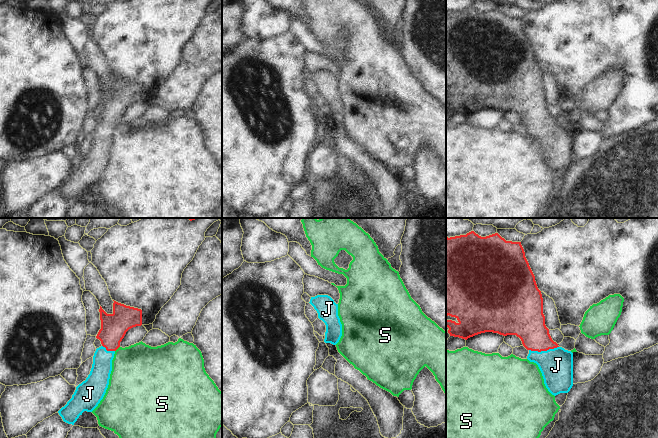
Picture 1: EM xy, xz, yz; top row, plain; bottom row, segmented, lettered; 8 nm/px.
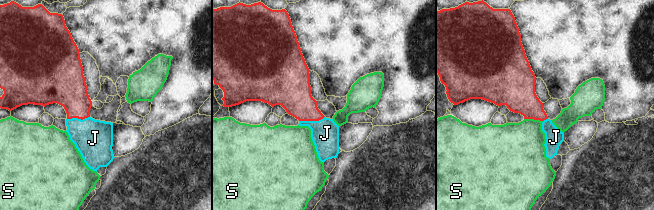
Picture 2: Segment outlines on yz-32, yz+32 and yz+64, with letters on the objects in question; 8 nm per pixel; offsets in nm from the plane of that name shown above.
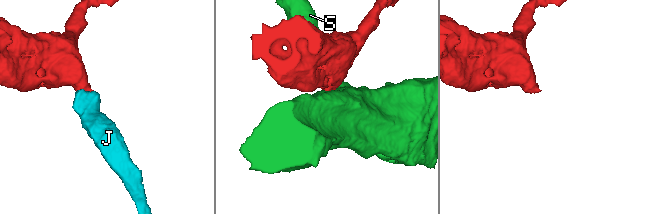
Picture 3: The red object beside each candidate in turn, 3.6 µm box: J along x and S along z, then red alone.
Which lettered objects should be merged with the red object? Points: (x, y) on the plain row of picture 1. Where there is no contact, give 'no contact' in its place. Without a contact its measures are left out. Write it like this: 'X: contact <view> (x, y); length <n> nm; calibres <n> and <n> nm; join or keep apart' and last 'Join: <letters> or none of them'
J: contact yz (543, 126); length 240 nm; calibres 280 and 280 nm; join
S: contact xy (117, 124); length 60 nm; calibres 220 and 440 nm; keep apart
Join: J

